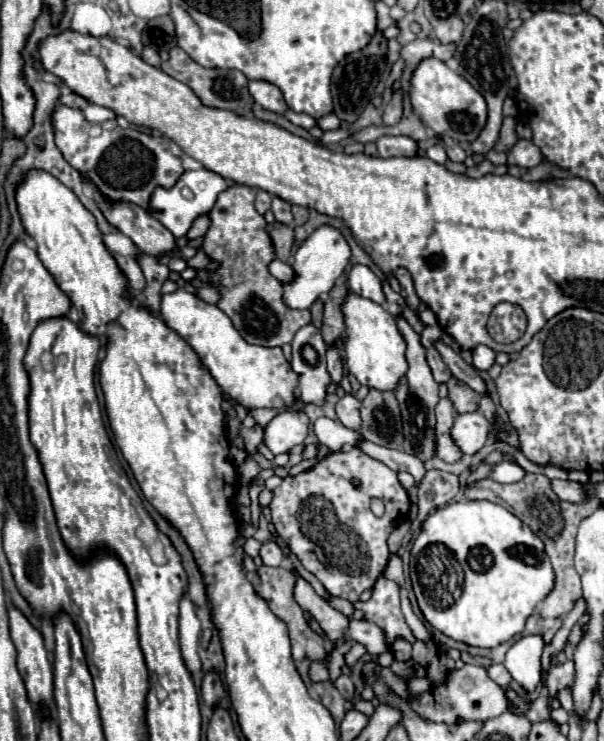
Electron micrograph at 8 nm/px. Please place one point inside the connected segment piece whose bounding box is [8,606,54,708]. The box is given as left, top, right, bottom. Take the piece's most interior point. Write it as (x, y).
(33, 663)

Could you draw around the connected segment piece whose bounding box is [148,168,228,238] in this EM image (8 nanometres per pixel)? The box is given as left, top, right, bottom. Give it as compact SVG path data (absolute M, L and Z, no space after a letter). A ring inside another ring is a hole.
M206 168L186 170L176 180L176 184L172 188L158 186L152 192L152 198L150 198L150 204L148 204L148 214L152 218L156 218L166 230L170 230L174 238L182 238L182 236L186 236L186 232L190 230L192 222L198 216L204 216L204 214L208 214L212 210L218 194L224 192L224 188L228 188L228 182L222 176L218 176L216 172L212 172L212 170L206 170Z

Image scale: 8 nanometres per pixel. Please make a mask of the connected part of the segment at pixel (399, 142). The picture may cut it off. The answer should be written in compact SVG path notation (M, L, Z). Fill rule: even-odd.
M382 136L376 140L378 156L394 158L394 156L416 156L418 144L408 136Z

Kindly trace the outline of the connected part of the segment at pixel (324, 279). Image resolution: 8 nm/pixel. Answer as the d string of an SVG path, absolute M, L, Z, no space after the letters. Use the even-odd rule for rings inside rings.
M332 226L318 228L314 234L310 234L310 238L306 238L298 246L298 250L294 254L294 262L292 262L294 278L290 282L282 284L286 306L294 308L294 310L310 308L322 292L332 290L332 286L336 284L336 278L346 270L348 262L350 262L350 246L344 240L344 236Z

